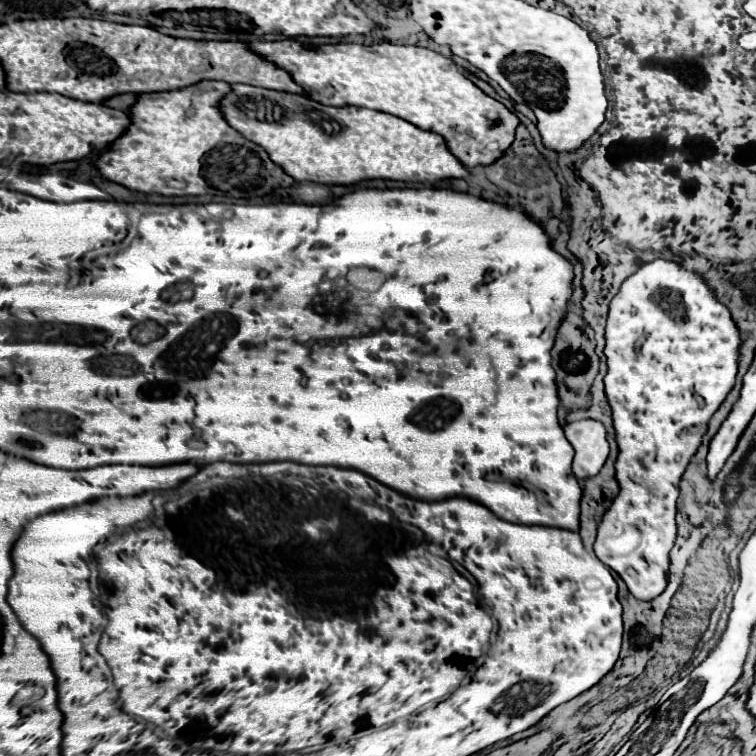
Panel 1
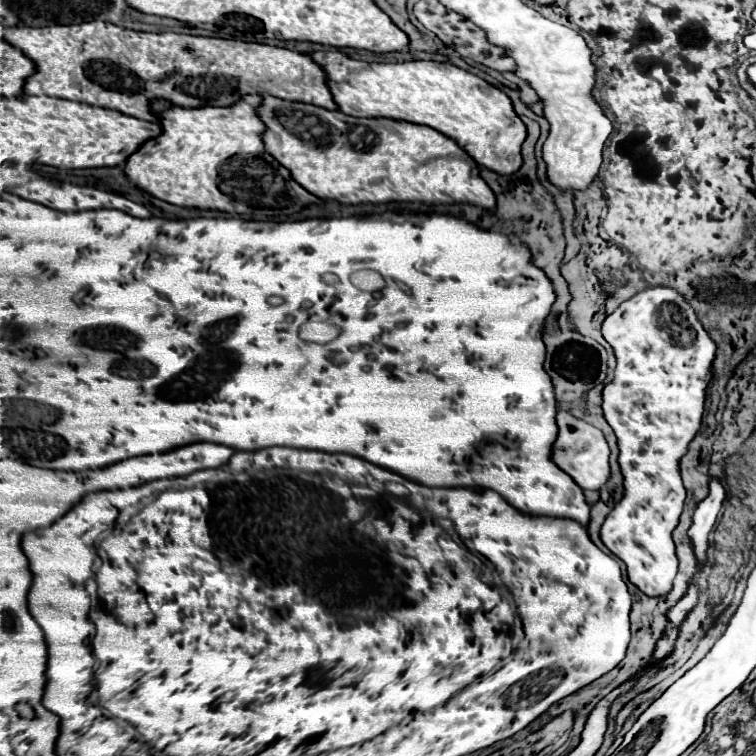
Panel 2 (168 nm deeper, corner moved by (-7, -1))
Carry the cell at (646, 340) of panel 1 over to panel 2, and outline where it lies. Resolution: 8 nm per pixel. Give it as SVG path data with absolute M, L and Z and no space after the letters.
M649 286L641 292L637 292L633 298L625 300L613 314L609 314L603 322L603 338L611 344L615 356L617 356L617 368L615 368L615 378L611 384L605 386L603 390L603 412L605 412L605 420L609 422L609 426L615 430L617 434L617 440L619 440L619 466L621 466L621 472L623 472L623 486L625 486L625 494L623 498L615 504L615 508L609 512L609 516L605 518L605 524L601 528L601 540L603 544L611 550L613 556L617 556L619 560L625 562L627 566L627 572L629 572L629 580L647 596L663 596L667 594L671 588L673 588L673 580L677 576L677 566L679 566L679 560L677 560L677 554L675 554L675 544L673 544L673 530L677 528L679 524L679 516L681 516L681 510L683 510L683 502L685 502L685 486L683 486L683 480L681 480L681 458L687 454L687 448L689 448L689 442L697 436L697 432L701 430L701 418L703 418L703 404L705 404L705 396L707 396L707 388L711 384L711 370L713 370L713 364L715 364L715 354L717 354L717 346L715 346L715 340L707 334L707 330L703 328L703 324L699 322L697 314L695 314L695 308L689 306L687 298L683 294L679 294L675 288L669 288L669 286Z

